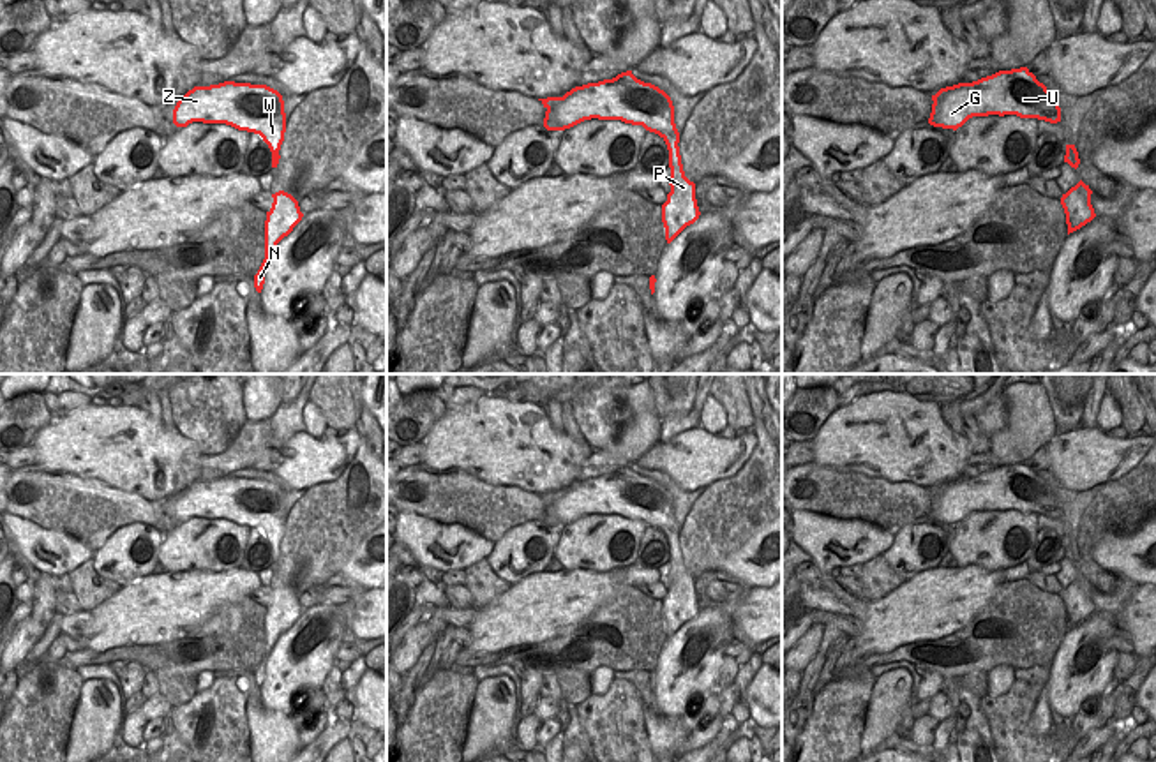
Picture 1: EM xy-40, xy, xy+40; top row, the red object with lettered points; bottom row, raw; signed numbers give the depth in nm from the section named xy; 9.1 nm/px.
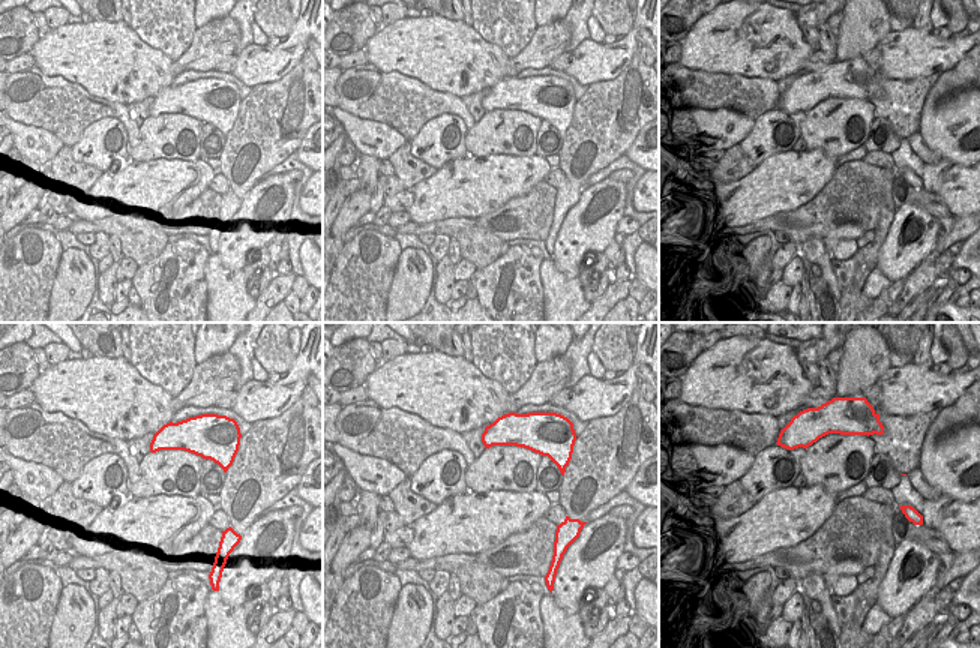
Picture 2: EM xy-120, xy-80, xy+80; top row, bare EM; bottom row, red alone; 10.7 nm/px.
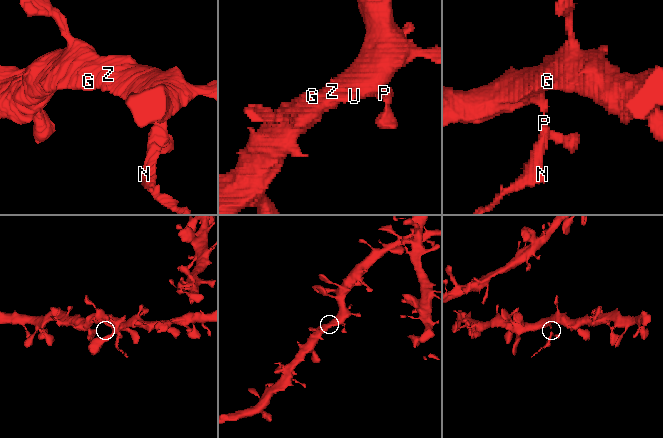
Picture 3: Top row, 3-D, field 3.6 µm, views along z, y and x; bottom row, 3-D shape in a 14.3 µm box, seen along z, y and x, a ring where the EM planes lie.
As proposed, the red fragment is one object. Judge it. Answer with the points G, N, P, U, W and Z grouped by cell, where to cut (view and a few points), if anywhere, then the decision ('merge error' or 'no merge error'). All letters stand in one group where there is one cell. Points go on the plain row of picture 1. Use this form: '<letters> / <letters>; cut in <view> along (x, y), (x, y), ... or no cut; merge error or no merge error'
G U W Z / N P; cut in xy along (685, 572), (678, 574), (671, 584); merge error

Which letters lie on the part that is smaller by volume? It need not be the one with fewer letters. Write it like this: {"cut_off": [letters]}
{"cut_off": ["N", "P"]}

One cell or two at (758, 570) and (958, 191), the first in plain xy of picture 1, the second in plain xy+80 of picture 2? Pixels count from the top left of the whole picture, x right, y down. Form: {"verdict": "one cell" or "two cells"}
{"verdict": "two cells"}

